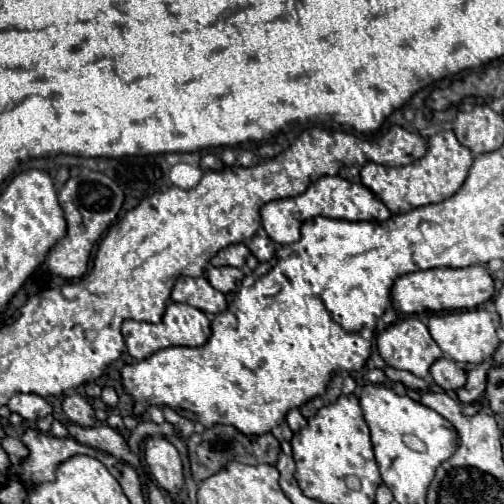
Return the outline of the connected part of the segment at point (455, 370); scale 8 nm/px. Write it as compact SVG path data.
M439 358L431 366L431 378L443 390L459 390L465 384L467 374L455 360Z

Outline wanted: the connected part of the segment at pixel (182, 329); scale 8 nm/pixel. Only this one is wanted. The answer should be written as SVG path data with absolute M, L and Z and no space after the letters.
M169 302L167 312L159 324L135 322L135 320L123 322L123 338L125 338L129 354L135 360L145 360L153 352L161 348L169 348L169 346L201 346L207 342L209 336L211 336L211 326L209 326L207 314L189 304L179 304L179 302Z

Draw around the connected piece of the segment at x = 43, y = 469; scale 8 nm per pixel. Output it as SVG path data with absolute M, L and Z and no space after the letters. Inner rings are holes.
M27 430L23 434L23 442L31 452L29 458L23 462L23 472L21 472L21 480L25 486L53 482L57 466L75 454L87 454L87 456L97 458L99 462L107 466L107 470L117 480L121 478L121 466L115 456L101 452L97 448L85 446L73 438L55 438L39 430Z

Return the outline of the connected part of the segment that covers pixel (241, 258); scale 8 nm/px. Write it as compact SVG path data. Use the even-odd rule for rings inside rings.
M231 244L223 250L219 250L213 258L211 264L213 266L235 266L241 268L245 264L245 258L249 256L249 248L245 244Z

